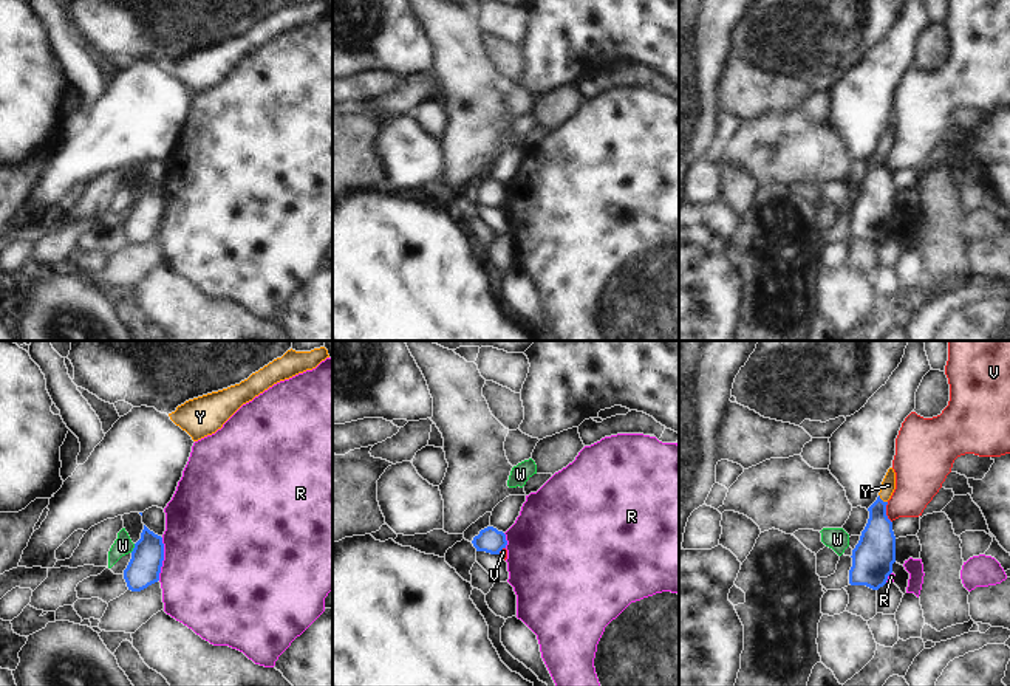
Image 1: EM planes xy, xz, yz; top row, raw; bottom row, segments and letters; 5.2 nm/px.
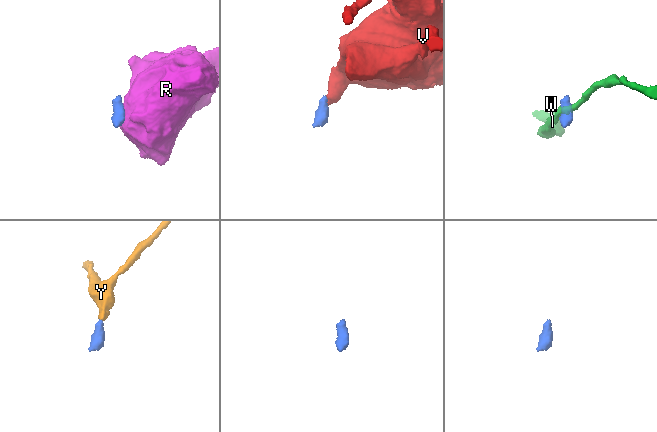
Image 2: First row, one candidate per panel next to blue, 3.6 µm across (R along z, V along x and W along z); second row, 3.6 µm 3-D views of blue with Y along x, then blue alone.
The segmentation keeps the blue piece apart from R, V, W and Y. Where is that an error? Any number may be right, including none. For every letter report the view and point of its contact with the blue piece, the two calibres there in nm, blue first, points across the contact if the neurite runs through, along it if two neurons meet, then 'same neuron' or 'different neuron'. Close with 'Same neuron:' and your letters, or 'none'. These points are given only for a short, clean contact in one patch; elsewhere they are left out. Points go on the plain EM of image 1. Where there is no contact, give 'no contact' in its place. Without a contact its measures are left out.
R: xy (163, 212) | 170/500 nm | along xy (163, 191), (163, 219), (158, 233) | different neuron
V: yz (885, 166) | 220/240 nm | along yz (887, 155), (887, 171), (891, 175) | different neuron
W: xy (133, 202) | 170/100 nm | along xy (135, 197), (130, 205) | different neuron
Y: yz (880, 152) | 190/80 nm | across yz (876, 200), (880, 152), (888, 138) | same neuron
Same neuron: Y

